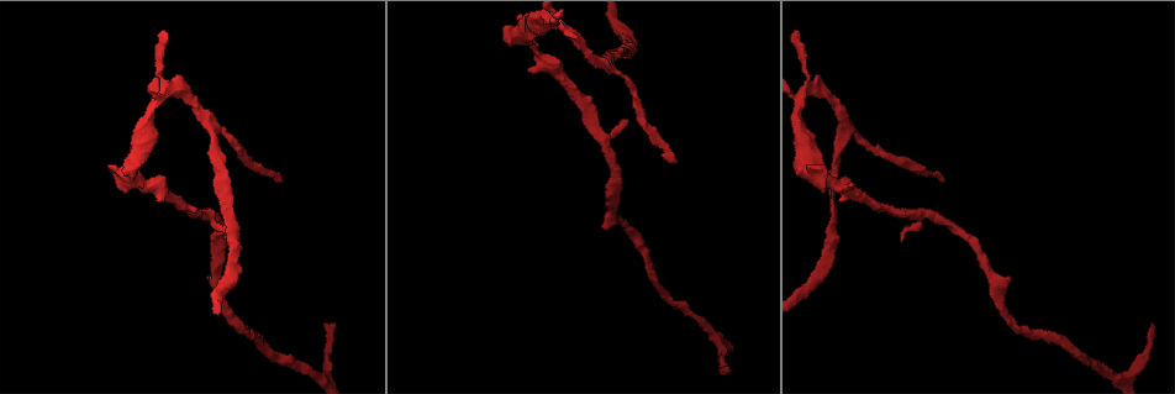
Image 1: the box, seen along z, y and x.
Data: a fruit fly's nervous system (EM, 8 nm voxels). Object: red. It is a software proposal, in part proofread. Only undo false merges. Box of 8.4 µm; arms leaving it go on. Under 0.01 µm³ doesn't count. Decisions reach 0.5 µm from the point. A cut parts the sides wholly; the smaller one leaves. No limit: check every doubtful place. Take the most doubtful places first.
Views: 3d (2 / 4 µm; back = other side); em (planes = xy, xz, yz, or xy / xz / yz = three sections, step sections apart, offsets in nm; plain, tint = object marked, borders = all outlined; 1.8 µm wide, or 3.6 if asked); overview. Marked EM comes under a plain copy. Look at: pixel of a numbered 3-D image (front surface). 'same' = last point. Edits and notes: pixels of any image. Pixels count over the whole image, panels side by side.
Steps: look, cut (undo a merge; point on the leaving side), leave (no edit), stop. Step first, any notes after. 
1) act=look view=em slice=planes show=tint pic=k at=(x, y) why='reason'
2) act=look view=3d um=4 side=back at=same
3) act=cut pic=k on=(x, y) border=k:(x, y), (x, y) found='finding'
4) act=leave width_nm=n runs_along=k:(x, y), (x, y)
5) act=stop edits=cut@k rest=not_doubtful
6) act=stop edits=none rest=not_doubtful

act=look view=3d um=4 pic=1 at=(164, 93) why='calibre changes'

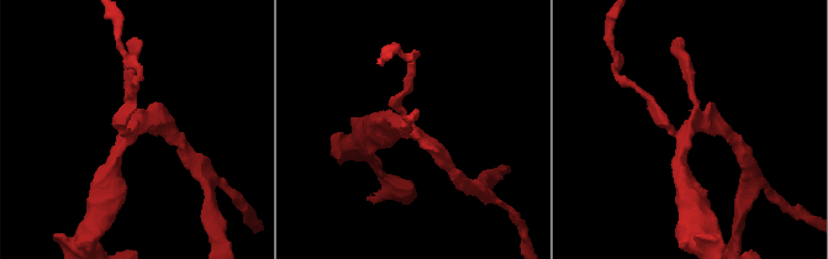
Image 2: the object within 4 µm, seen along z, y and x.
act=look view=em slice=xy step=16 show=tint pic=2 at=(690, 130) why='now the EM'

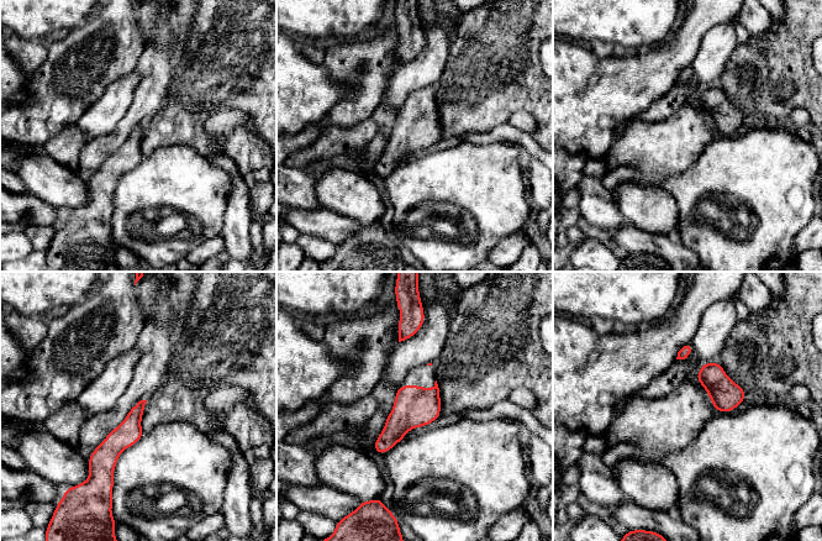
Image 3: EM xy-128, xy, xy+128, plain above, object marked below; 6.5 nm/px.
act=look view=em slice=planes show=tint at=same why='cut it another way'

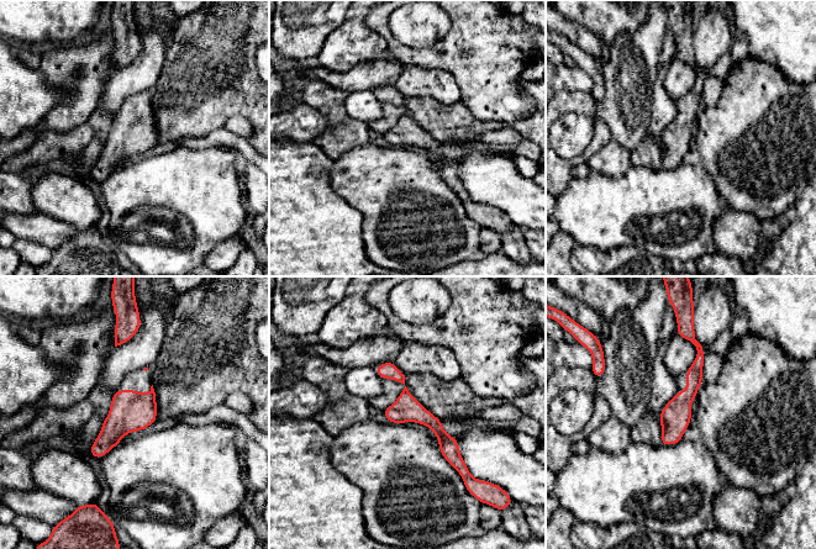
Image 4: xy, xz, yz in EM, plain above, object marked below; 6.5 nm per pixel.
act=leave runs_along=4:(380, 368), (403, 381), (405, 397), (461, 465) found='all the same neuron'

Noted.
act=look view=em slice=yz step=16 show=tint pic=1 at=(610, 67) why='two arms in line, one across'

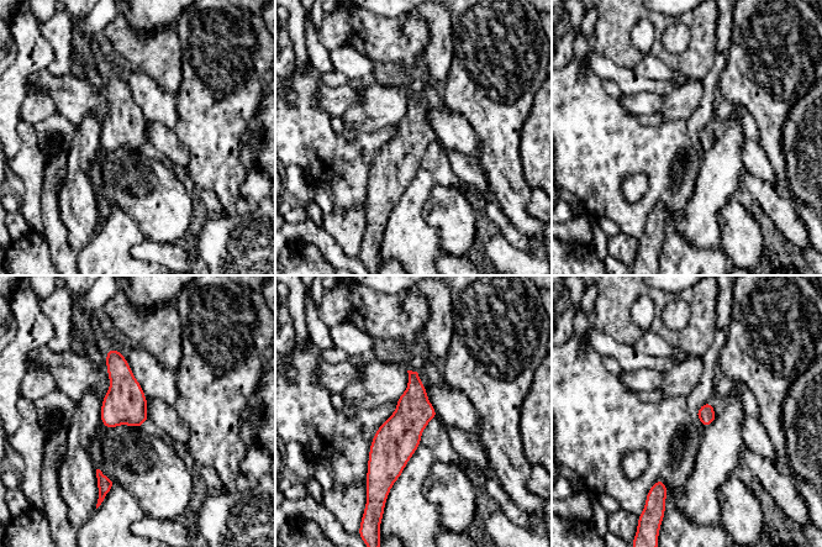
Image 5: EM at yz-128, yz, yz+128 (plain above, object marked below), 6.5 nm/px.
act=look view=em slice=planes show=borders at=same

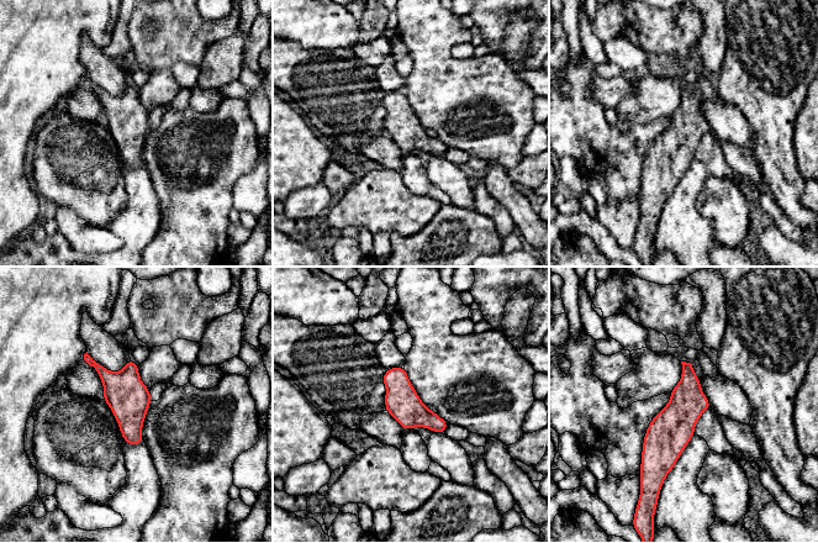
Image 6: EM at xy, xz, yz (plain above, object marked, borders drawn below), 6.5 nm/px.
act=leave runs_along=6:(687, 365), (661, 474) found='one neuron here'

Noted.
act=look view=em slice=xy step=8 show=tint pic=1 at=(139, 184) why='sudden change in width'

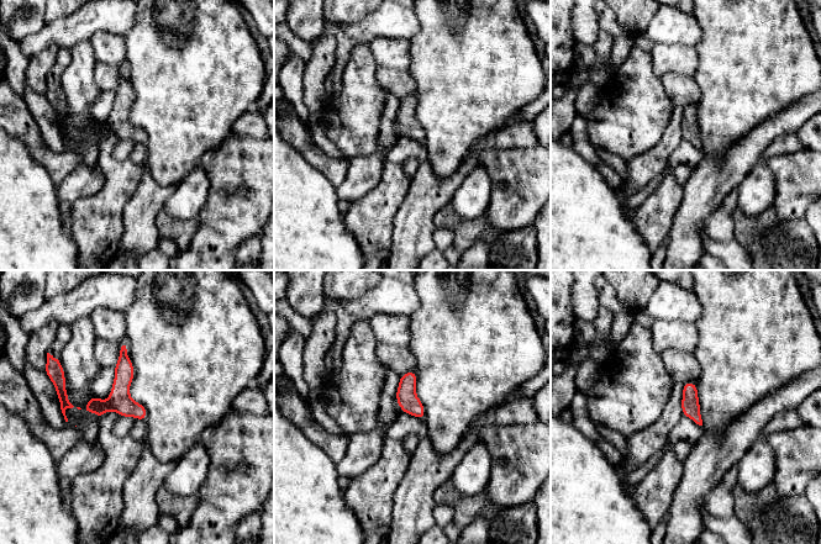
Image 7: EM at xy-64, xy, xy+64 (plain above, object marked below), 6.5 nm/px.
act=leave width_nm=130 found='continuous, no second neuron'

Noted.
act=stop edits=none rest=not_doubtful

